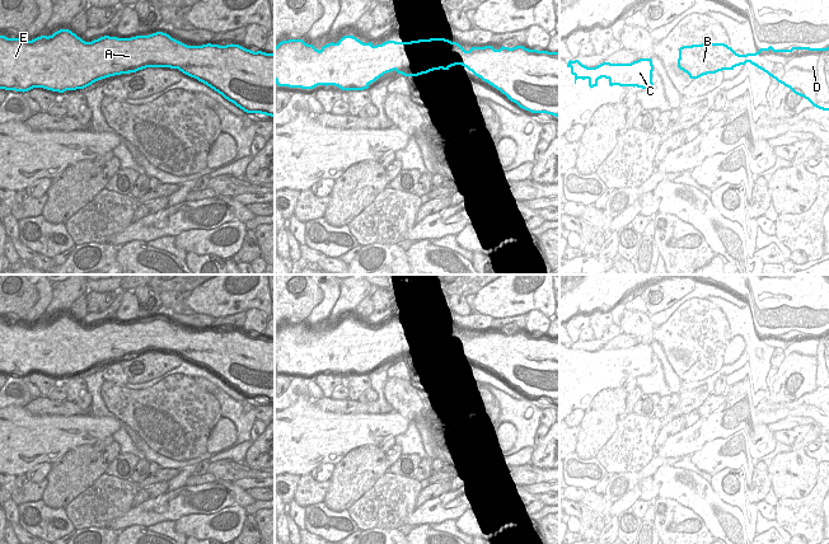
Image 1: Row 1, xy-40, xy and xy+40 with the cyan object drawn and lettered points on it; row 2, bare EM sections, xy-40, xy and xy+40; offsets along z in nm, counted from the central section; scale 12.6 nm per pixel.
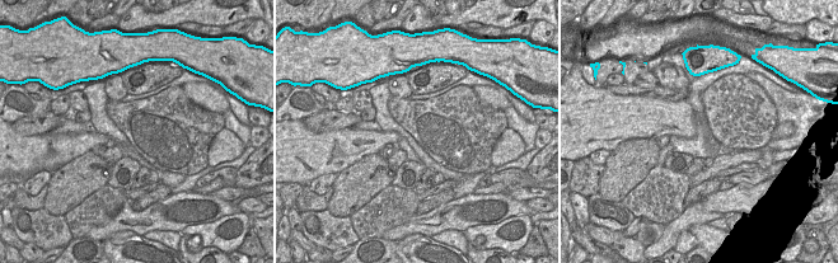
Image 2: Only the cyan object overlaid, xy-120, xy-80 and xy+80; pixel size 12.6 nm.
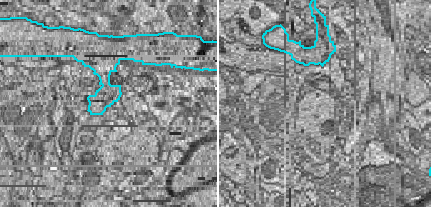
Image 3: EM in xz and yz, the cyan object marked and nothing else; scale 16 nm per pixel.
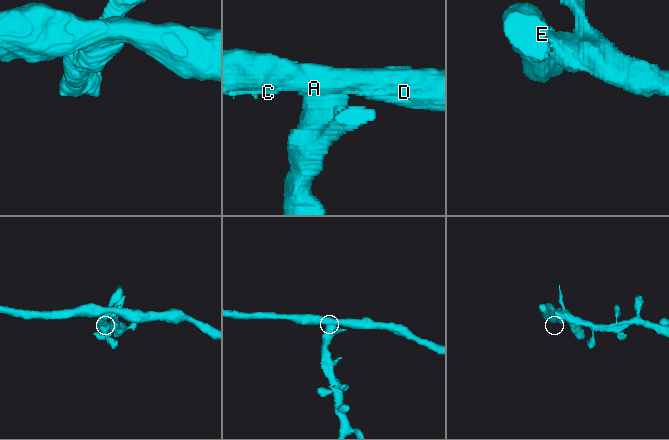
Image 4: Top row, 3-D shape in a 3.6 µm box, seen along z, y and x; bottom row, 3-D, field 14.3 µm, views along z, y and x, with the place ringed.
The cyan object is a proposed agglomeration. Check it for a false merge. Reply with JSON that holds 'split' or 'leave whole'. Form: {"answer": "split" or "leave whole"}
{"answer": "split"}

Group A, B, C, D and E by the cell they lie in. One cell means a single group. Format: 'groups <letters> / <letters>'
groups A C D E / B

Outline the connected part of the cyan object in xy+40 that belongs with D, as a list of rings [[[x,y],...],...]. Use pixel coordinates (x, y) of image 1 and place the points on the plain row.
[[[725,328],[692,329],[679,333],[678,352],[687,357],[687,341],[711,336],[726,339],[736,350],[750,347],[814,391],[829,395],[829,332],[774,334],[769,330],[755,338],[739,339]]]

